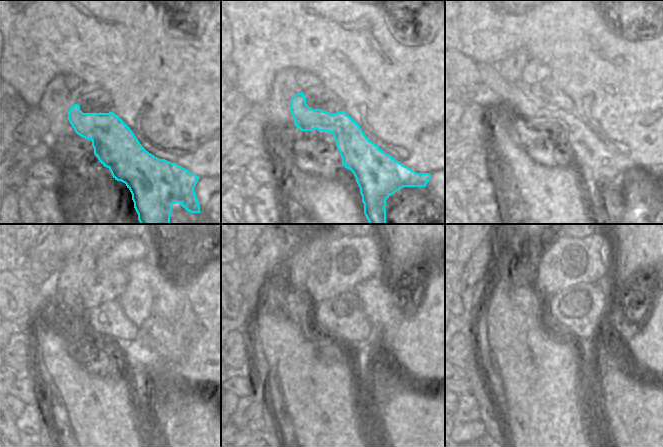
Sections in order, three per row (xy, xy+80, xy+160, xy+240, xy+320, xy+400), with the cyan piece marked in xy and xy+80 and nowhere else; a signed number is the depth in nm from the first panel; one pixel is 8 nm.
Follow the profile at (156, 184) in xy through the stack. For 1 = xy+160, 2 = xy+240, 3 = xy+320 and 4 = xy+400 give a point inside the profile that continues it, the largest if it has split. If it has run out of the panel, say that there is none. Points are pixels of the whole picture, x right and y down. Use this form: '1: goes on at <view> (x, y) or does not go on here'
1: goes on at xy+160 (598, 162)
2: goes on at xy+240 (141, 361)
3: goes on at xy+320 (362, 353)
4: goes on at xy+400 (586, 347)

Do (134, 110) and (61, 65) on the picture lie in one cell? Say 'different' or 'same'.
same

